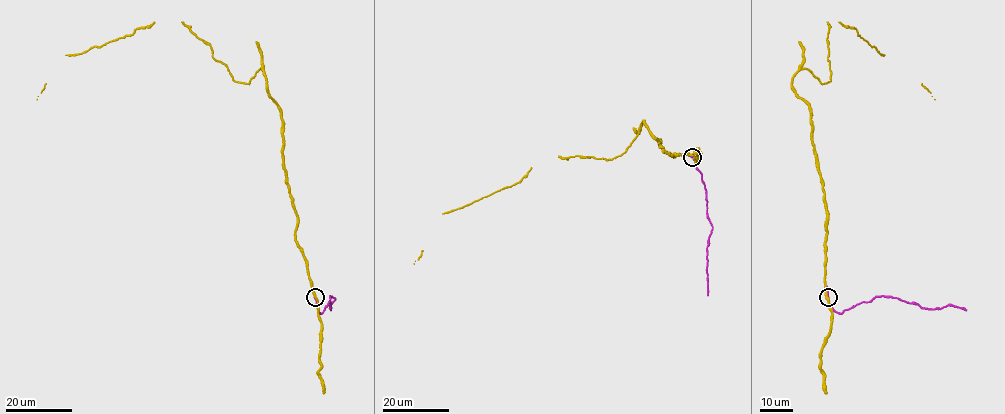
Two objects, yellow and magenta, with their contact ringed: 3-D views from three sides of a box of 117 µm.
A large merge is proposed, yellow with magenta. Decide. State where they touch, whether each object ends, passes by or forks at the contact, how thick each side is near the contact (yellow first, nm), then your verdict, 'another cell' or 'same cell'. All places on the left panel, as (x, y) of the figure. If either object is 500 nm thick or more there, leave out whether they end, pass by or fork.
place (315, 297); yellow passes by; magenta passes by; calibres 440 and 280 nm; same cell

